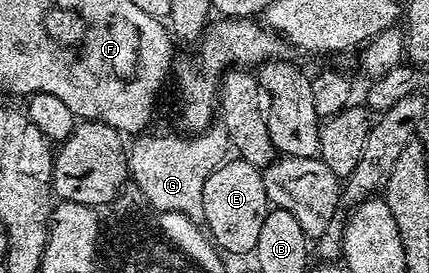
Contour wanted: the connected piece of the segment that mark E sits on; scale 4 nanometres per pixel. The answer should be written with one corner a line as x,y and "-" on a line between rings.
238,156
216,166
219,167
212,174
210,171
203,180
203,222
206,233
220,251
250,255
257,244
257,236
261,236
261,224
265,224
269,209
263,171

